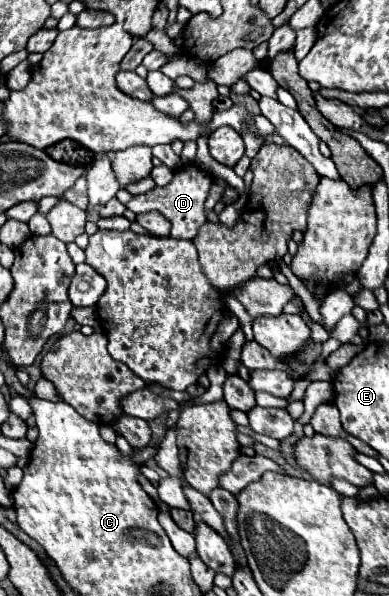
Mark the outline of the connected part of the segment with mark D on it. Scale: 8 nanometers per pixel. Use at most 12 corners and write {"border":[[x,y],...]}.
{"border":[[198,164],[168,186],[134,196],[134,214],[156,210],[172,238],[192,240],[204,224],[212,176]]}

